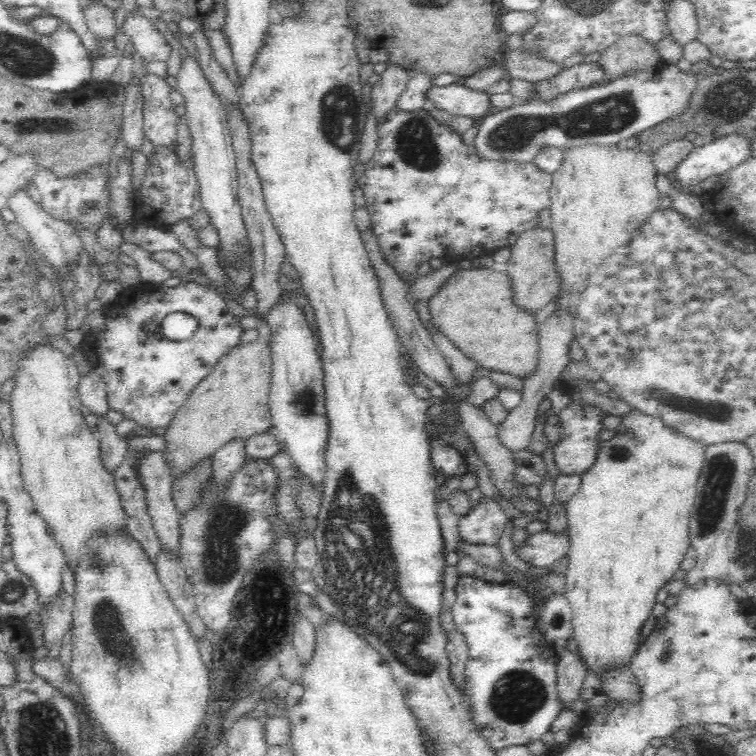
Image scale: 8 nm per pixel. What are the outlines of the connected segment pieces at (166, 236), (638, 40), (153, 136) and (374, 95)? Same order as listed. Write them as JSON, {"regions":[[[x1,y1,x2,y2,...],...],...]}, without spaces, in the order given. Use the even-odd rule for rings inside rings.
{"regions":[[[136,224,136,226,128,225,124,227,121,232,124,242,142,246,150,253,178,251,184,257,183,270,195,270,196,273,202,273,198,258,193,253,190,253,170,230,165,231,160,228,150,228,149,226]],[[629,34,607,46,601,54,600,63,606,71,606,80,610,80,628,71,653,67,660,60,656,43,644,35]],[[146,74,142,80,142,92,145,97,144,138,155,146,175,143,178,114,172,106,171,90,165,78]],[[388,62,386,70,377,75,377,81,373,83,370,93,371,110,377,119,396,106,413,74,413,69,400,65,400,63]]]}

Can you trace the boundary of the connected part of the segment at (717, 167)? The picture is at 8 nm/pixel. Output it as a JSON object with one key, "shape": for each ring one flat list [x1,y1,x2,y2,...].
{"shape":[[730,131,694,147,680,162,675,178,687,190,710,176,722,174,752,156,753,138,744,131]]}

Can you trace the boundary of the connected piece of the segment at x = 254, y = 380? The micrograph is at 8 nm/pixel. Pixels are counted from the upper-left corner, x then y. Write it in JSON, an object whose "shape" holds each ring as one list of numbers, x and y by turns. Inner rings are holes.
{"shape":[[259,337,254,342,242,342,226,351,214,370,210,372,193,390,182,408,174,414,169,423,168,433,164,436,167,441,163,451,165,461,174,461,173,478,180,476,190,465,197,460,213,455,218,448,228,444,230,440,246,440,254,434,261,434,272,429,272,419,268,402,271,388,273,363,271,360,271,347,264,338]]}

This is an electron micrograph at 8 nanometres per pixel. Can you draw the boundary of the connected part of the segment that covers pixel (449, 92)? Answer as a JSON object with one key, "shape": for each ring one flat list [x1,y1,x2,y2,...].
{"shape":[[457,82,450,86,434,86,428,94,437,107,453,116,468,116,479,122,495,111,493,99,487,91,470,89]]}

